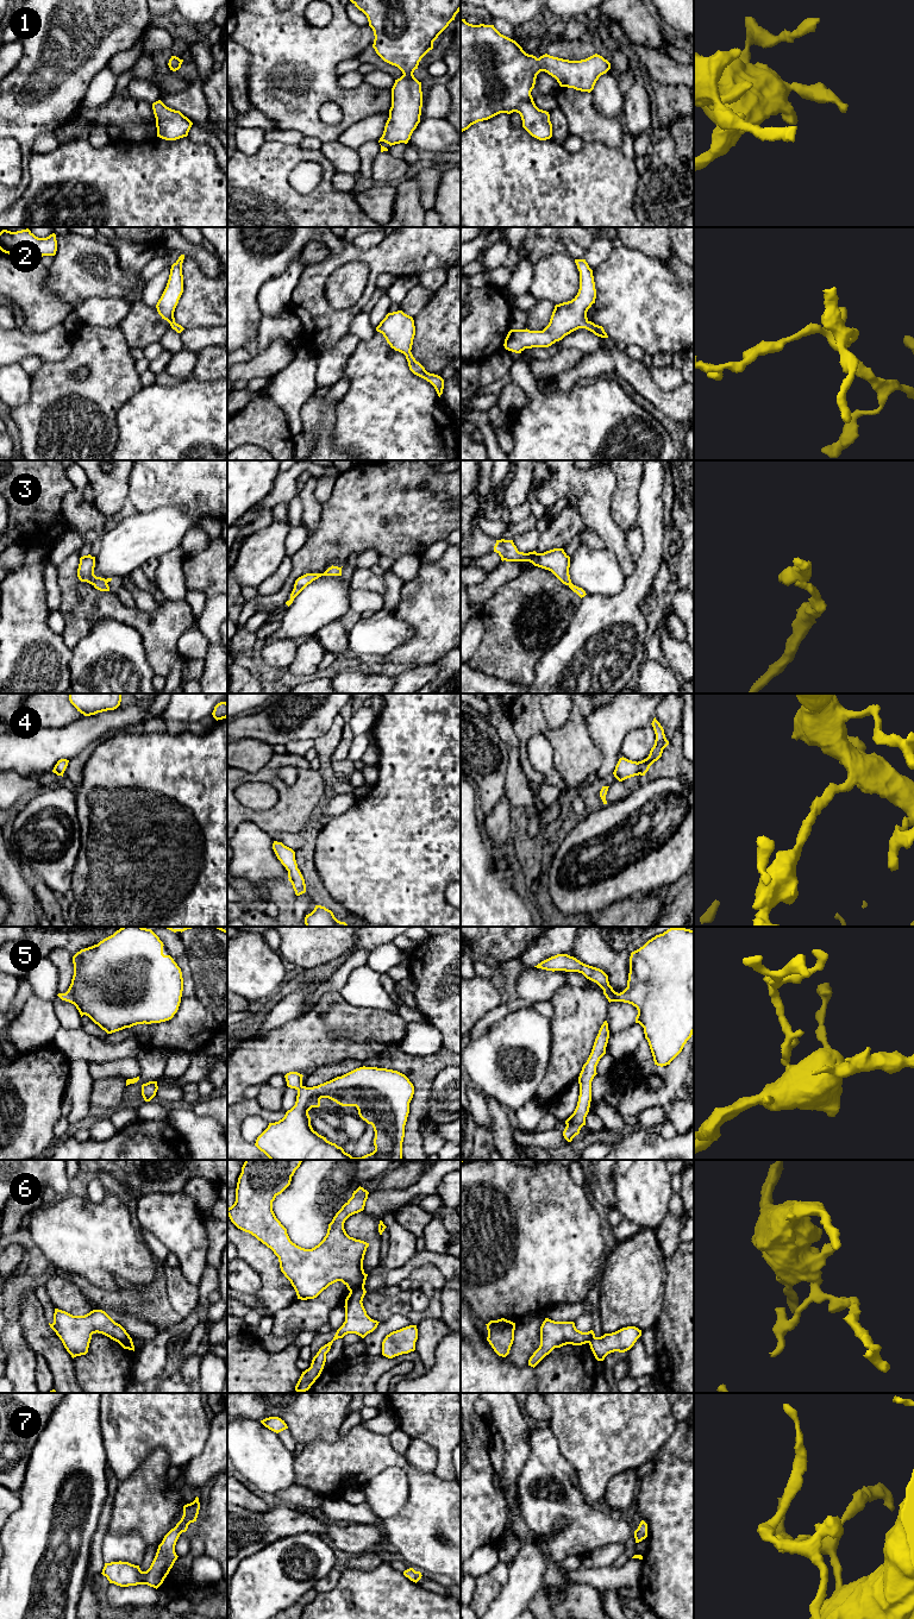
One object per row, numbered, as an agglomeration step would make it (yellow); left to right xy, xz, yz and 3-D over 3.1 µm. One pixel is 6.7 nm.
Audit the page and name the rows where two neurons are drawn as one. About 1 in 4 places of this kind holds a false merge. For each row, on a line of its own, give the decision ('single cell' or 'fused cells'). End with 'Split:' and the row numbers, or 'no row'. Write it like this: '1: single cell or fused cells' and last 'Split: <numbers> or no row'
1: single cell
2: single cell
3: single cell
4: single cell
5: single cell
6: fused cells
7: single cell
Split: 6

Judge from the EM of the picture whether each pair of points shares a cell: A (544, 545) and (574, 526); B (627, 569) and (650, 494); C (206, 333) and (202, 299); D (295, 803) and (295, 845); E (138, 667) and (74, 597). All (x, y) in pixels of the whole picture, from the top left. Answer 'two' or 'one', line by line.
A: one
B: two
C: two
D: two
E: two

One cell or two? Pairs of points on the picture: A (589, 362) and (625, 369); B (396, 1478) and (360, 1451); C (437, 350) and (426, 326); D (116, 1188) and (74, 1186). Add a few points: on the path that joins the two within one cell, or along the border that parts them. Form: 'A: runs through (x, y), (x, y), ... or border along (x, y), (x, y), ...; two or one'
A: runs through (598, 363), (617, 363); one
B: border along (408, 1478), (400, 1467), (386, 1467), (363, 1486); two
C: runs through (437, 344), (437, 337), (432, 332); one
D: runs through (105, 1179), (101, 1175), (85, 1178); one

